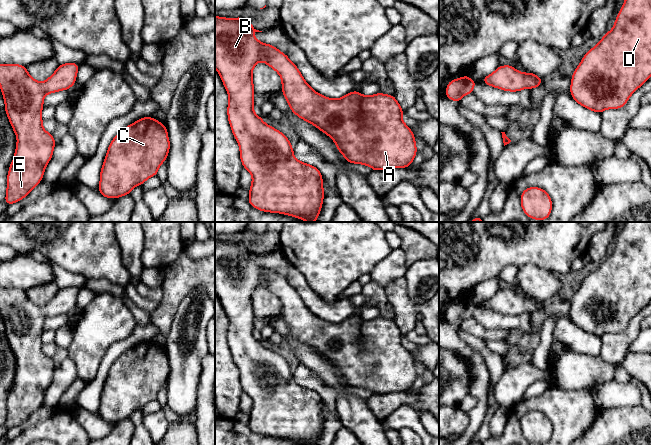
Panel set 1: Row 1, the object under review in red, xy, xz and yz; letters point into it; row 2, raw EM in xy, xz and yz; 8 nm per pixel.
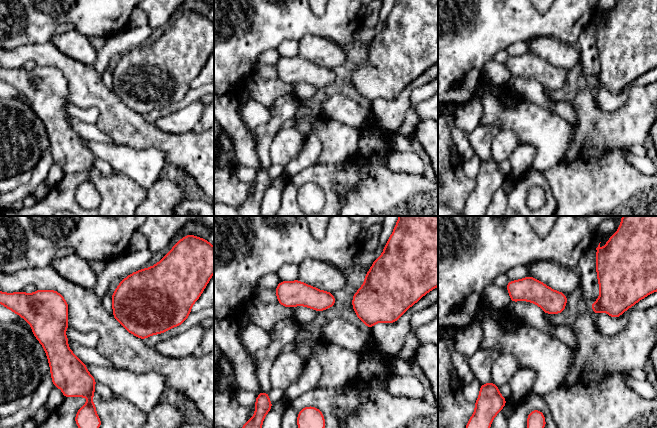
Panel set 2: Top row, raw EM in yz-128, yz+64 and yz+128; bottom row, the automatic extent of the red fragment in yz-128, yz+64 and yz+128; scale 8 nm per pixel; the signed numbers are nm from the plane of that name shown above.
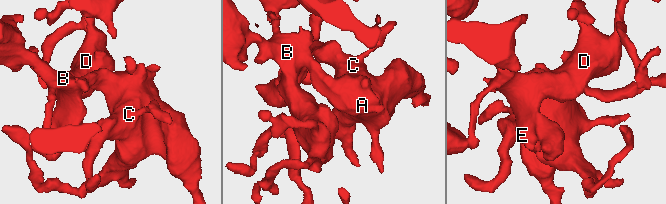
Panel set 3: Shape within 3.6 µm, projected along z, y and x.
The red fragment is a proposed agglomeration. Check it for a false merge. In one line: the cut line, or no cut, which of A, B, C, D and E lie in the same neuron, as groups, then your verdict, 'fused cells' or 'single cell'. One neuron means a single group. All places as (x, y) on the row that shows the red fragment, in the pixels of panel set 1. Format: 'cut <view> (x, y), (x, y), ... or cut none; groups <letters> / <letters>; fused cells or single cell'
cut none; groups A B C D E; single cell

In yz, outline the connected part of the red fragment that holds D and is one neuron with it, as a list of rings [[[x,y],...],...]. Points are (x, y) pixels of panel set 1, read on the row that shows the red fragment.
[[[625,0],[613,29],[575,69],[571,96],[594,112],[618,109],[651,76],[651,0]]]

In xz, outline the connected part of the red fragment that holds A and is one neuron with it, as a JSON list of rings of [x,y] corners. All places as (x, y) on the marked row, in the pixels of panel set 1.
[[[215,16],[215,69],[229,96],[228,121],[239,144],[242,165],[252,174],[248,198],[252,207],[314,222],[319,217],[324,198],[320,171],[312,165],[298,161],[294,157],[289,139],[254,113],[252,71],[259,61],[265,62],[280,75],[281,89],[291,111],[332,138],[338,151],[349,163],[364,164],[374,171],[406,168],[411,165],[417,153],[415,137],[403,122],[403,110],[394,95],[378,92],[372,96],[364,96],[360,92],[352,91],[342,98],[327,98],[307,84],[286,54],[273,45],[261,43],[251,35],[253,32],[262,31],[254,29],[252,21],[243,17]]]

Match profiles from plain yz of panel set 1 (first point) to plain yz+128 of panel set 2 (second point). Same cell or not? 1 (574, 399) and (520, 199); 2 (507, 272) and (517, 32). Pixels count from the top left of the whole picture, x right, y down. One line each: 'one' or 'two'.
1: one
2: two

